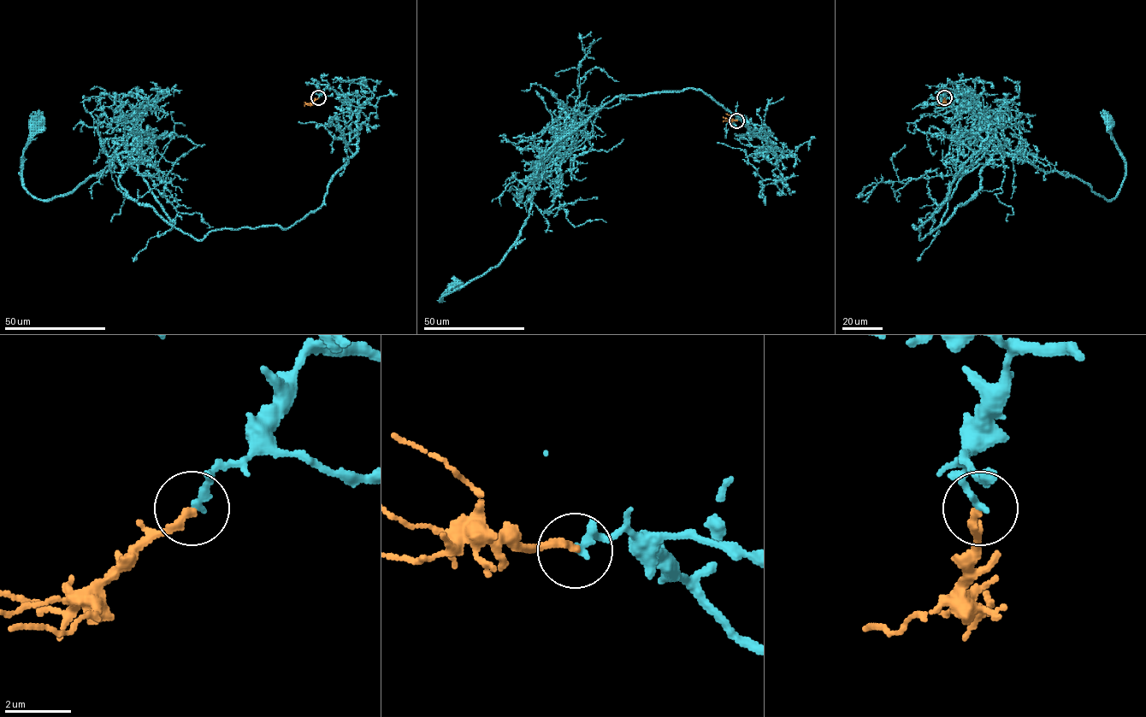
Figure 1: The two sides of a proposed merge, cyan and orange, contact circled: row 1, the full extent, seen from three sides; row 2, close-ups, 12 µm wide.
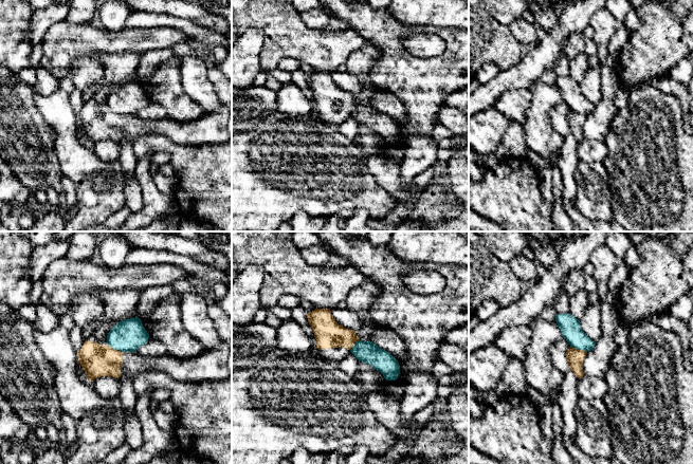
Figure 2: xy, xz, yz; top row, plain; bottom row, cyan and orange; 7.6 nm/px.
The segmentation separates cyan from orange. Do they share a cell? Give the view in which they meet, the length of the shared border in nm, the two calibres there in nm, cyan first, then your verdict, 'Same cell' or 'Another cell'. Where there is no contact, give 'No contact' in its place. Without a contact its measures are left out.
Touches cyan in yz. Shared border 140 nm. Thickness 160 nm (cyan) against 130 nm. Another cell

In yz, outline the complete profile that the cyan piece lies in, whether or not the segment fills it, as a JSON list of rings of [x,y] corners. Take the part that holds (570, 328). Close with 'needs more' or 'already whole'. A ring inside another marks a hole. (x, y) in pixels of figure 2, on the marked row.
[[[557,314],[555,321],[561,330],[562,336],[570,347],[586,352],[595,348],[596,342],[582,331],[580,320],[575,318],[571,314]]]; already whole

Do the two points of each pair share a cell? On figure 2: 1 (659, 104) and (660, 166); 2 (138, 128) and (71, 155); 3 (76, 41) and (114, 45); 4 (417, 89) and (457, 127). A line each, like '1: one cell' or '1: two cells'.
1: one cell
2: two cells
3: one cell
4: two cells

